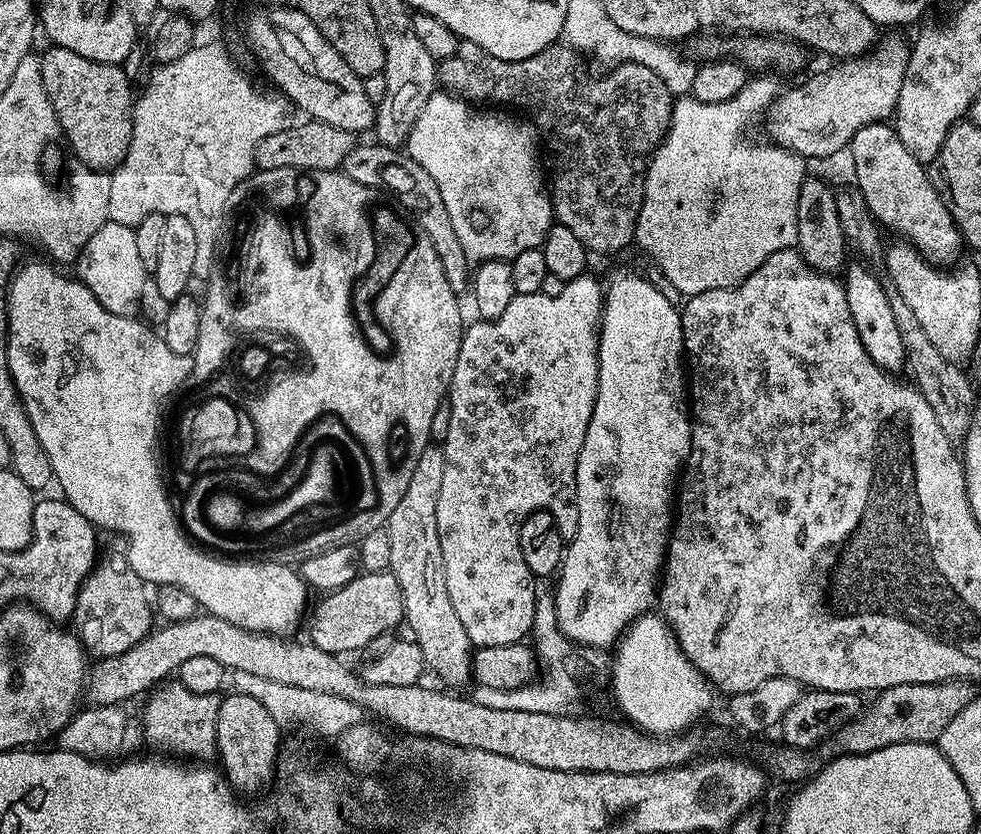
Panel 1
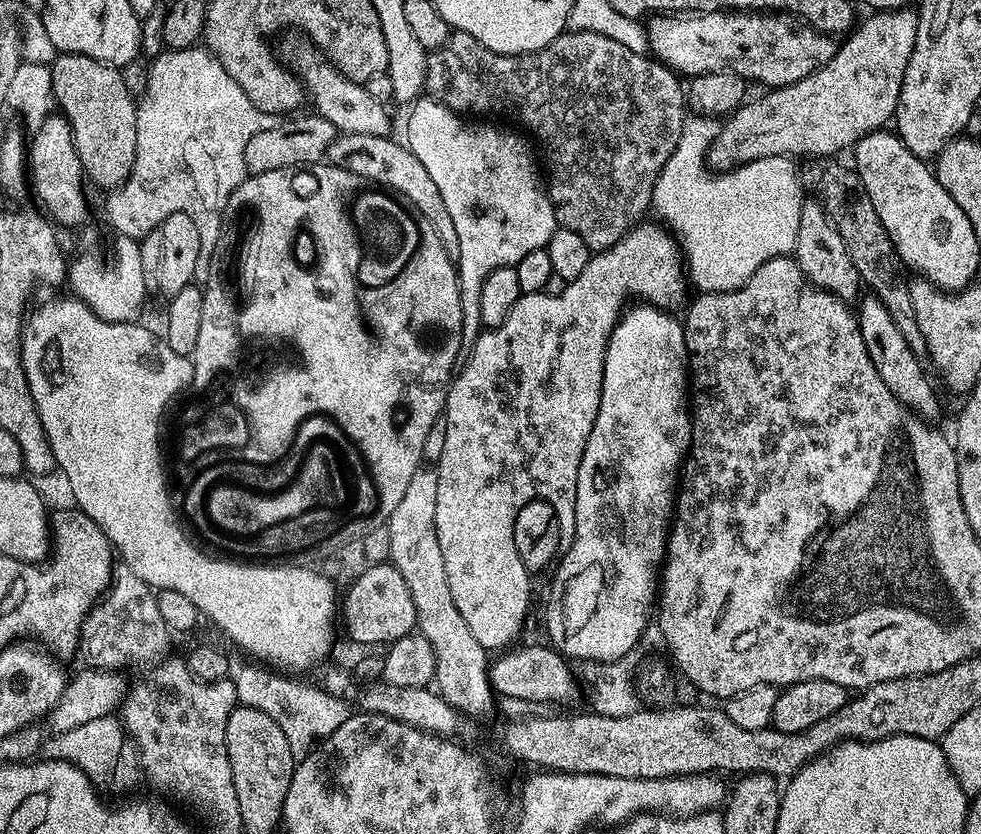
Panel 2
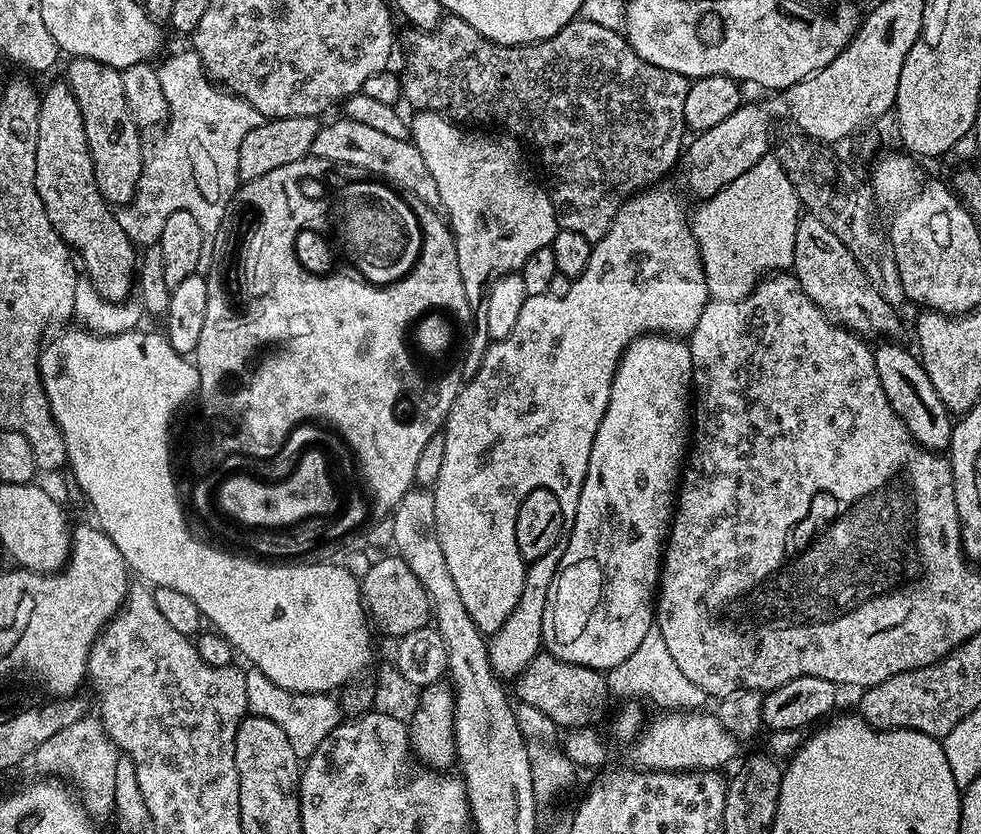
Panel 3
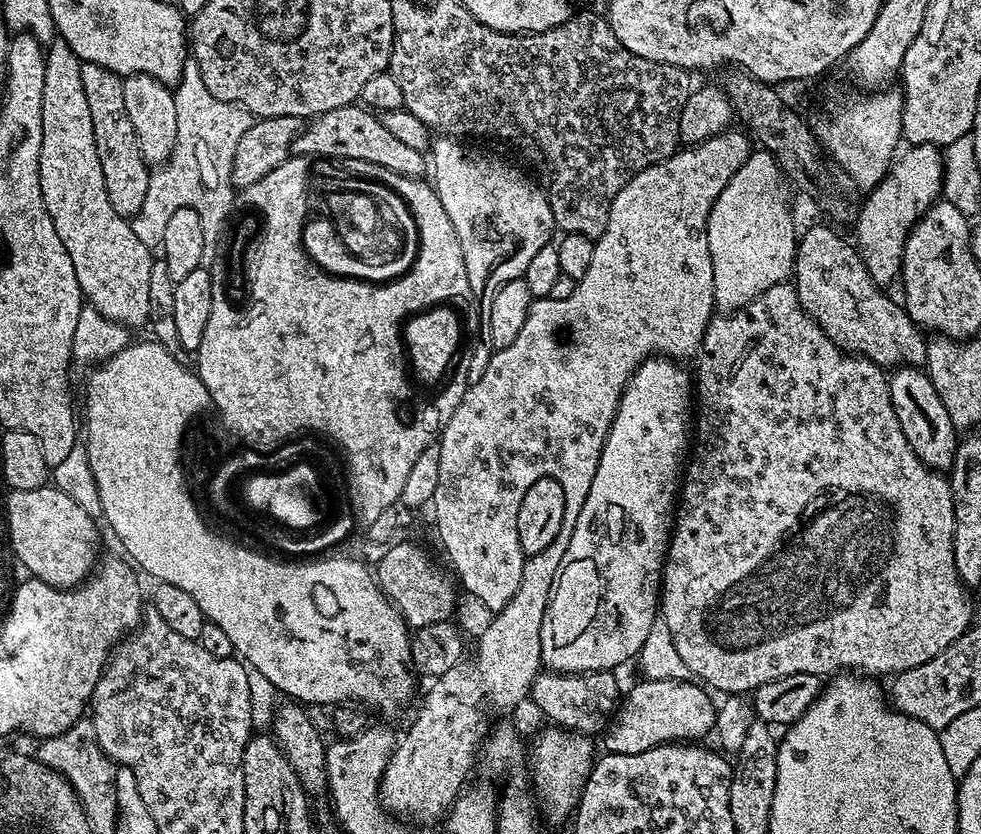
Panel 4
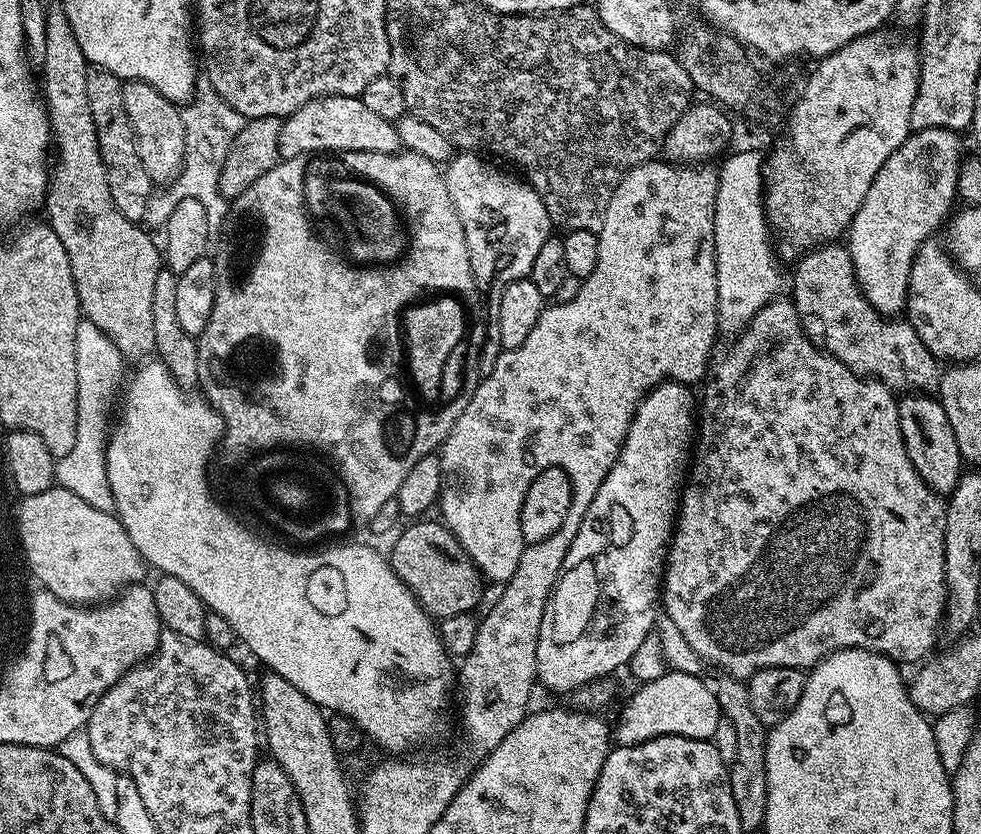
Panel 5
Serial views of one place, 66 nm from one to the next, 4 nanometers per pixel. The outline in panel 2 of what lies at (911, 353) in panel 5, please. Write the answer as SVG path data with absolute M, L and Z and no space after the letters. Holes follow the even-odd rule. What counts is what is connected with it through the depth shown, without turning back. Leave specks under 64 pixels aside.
M815 198L805 199L802 206L794 259L805 280L823 292L845 302L855 301L861 295L862 281L854 262L850 262L850 254L846 254L846 242L842 242L838 230L828 221L826 210Z

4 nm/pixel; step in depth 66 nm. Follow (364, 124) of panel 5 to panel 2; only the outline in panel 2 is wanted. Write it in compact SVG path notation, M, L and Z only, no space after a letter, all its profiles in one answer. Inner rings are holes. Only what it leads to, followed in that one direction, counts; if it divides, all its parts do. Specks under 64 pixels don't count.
M349 132L337 135L336 141L328 147L327 163L336 164L359 176L361 181L377 180L377 185L391 190L393 193L405 196L421 213L423 219L434 226L438 238L442 238L442 246L450 255L458 254L458 233L454 231L456 225L446 210L446 202L442 202L442 194L438 194L438 186L430 179L426 166L418 162L415 152L411 152L403 143L400 144L392 136L375 136L374 134L350 134Z

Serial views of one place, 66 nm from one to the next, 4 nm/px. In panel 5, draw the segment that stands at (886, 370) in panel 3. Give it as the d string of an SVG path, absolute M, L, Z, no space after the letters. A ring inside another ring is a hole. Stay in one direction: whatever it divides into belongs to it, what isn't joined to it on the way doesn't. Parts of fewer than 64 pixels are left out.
M904 394L899 397L898 403L902 442L910 462L914 462L914 470L918 470L930 490L951 494L962 475L962 461L958 454L958 442L954 442L954 430L950 430L950 422L946 418L946 410L942 410L939 399L932 394Z

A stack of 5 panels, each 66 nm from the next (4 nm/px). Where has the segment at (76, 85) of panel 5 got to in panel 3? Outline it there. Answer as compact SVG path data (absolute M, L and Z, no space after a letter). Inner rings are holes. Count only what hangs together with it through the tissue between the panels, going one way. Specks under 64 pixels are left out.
M64 82L50 85L40 97L34 182L38 198L42 198L42 206L46 206L46 214L54 230L58 230L64 243L78 257L83 275L92 283L94 290L98 290L98 294L102 294L102 298L107 300L123 302L129 299L138 280L138 248L126 234L126 230L118 226L116 212L98 190L98 182L94 178L94 162L90 158L90 146L86 146L86 126L82 126L82 110L78 110L78 98L74 98L74 94Z

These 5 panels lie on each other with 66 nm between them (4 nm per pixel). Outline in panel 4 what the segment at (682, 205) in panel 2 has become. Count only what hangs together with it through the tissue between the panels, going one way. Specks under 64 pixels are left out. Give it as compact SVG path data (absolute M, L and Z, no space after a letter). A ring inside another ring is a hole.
M749 162L739 168L710 210L708 245L714 266L714 298L716 308L724 314L744 308L770 286L785 283L794 272L798 228L796 232L792 225L780 166L767 163Z

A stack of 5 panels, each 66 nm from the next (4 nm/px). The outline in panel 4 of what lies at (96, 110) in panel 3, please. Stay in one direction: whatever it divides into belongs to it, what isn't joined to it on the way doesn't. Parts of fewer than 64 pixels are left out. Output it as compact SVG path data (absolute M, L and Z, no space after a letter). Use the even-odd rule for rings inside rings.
M82 63L82 91L86 94L90 119L94 122L94 143L98 146L98 162L102 162L106 195L110 197L110 206L114 206L118 214L130 218L142 208L146 186L150 186L150 168L142 158L138 134L134 134L134 126L126 114L123 85L122 77L117 72L106 70L106 66Z

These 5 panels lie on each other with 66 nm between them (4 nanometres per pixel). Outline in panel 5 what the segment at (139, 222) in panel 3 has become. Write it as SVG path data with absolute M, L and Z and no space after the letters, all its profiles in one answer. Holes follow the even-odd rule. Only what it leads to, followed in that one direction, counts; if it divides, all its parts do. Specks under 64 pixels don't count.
M206 82L199 85L194 99L183 105L184 129L186 130L186 154L184 155L184 169L171 185L157 191L148 207L147 223L163 226L170 218L170 210L182 198L194 198L202 202L208 215L208 242L216 246L220 243L224 221L228 218L229 201L224 199L218 186L218 178L222 174L222 162L226 162L226 154L238 138L238 130L246 123L244 116L238 114L226 102L222 102L220 95Z

